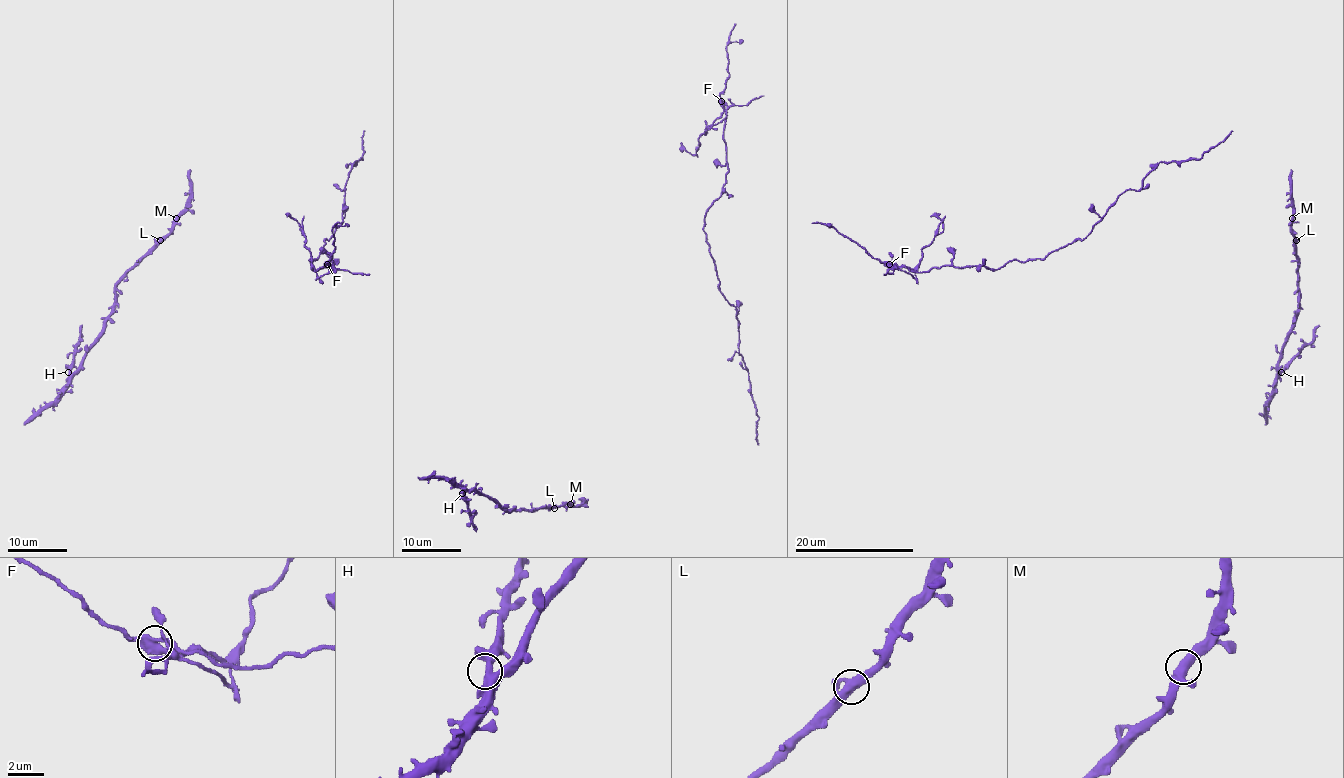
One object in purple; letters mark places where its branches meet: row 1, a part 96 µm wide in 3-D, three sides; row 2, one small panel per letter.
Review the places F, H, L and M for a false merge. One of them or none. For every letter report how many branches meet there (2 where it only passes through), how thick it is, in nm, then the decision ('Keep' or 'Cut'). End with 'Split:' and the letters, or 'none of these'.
F: Branches: 4. Thickness 400 nm. Cut
H: Branches: 4. Thickness 340 nm. Keep
L: Branches: 3. Thickness 400 nm. Keep
M: Branches: 4. Thickness 400 nm. Keep
Split: F

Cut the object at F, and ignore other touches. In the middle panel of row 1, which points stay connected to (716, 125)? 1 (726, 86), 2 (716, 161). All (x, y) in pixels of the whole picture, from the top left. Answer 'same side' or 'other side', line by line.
1: other side
2: other side

